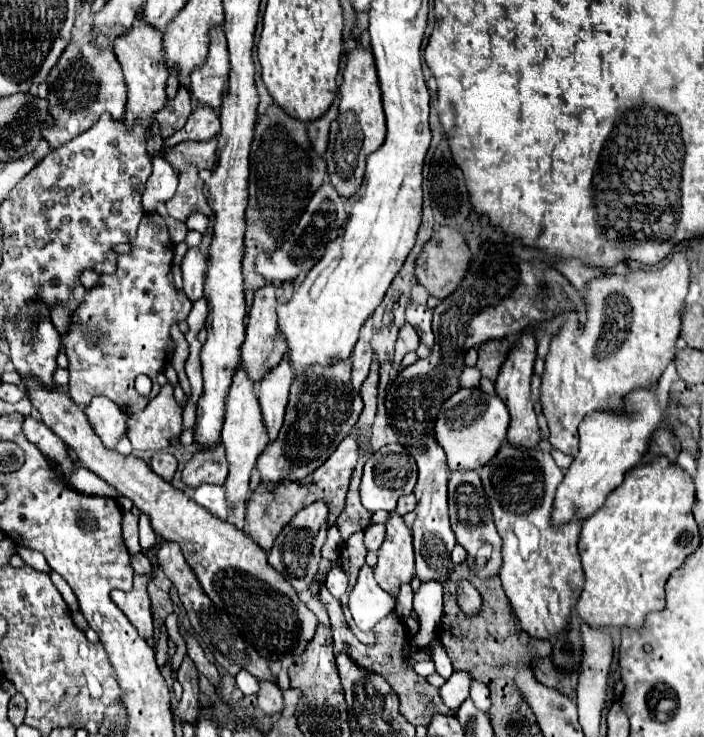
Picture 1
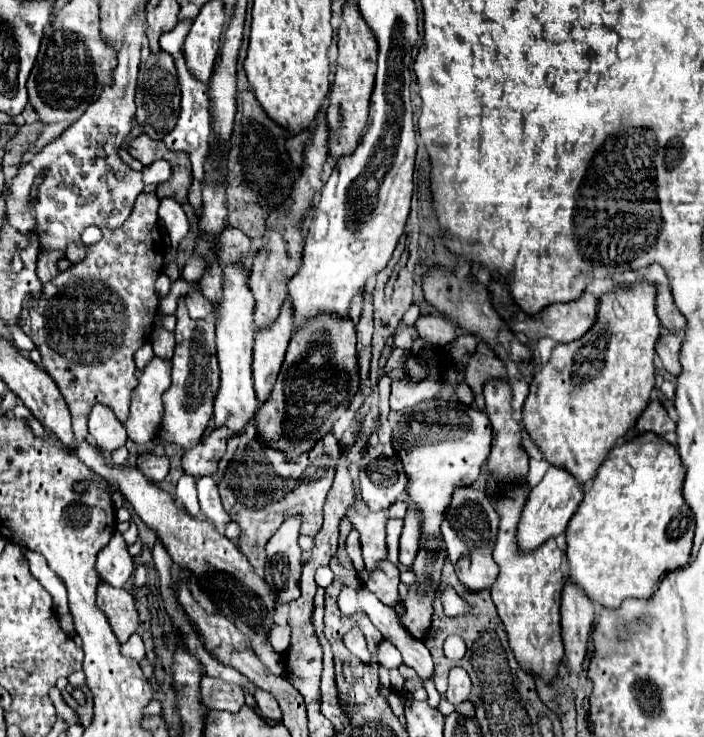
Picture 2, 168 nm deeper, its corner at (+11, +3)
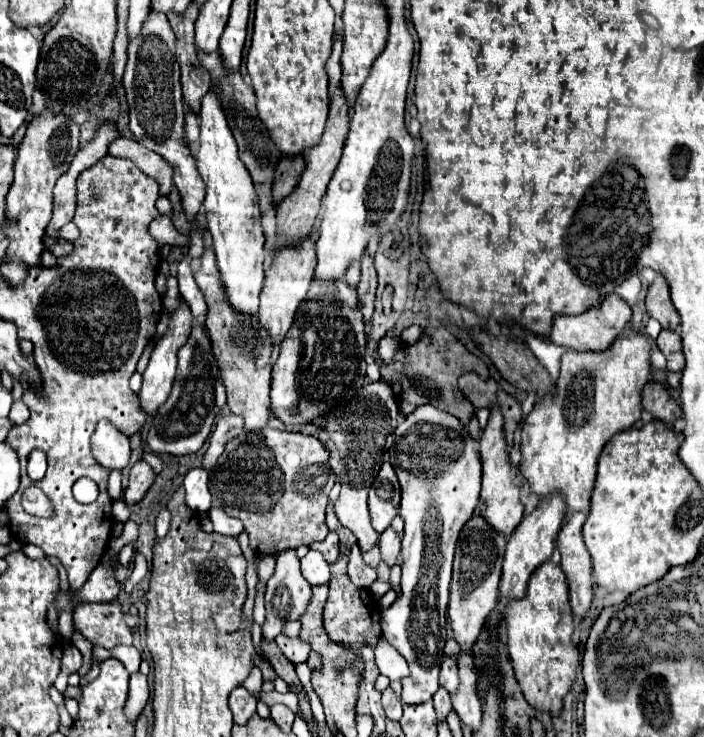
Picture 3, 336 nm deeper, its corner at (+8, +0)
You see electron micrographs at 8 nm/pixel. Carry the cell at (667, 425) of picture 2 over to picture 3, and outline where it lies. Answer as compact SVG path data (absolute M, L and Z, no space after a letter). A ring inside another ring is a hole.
M648 383L642 393L642 407L658 421L672 425L678 417L682 417L680 405L672 399L672 395L658 383Z

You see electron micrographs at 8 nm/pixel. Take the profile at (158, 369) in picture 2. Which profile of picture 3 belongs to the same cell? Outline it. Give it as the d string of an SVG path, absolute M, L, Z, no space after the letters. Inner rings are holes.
M186 303L180 305L180 309L176 309L172 313L172 319L170 319L170 329L166 331L166 335L156 343L152 355L150 355L150 363L144 371L144 381L142 381L142 389L138 393L138 399L140 399L140 409L148 415L148 417L154 417L156 415L156 409L160 409L160 405L168 399L168 393L172 391L172 383L174 383L174 377L176 377L176 353L180 349L180 345L186 343L188 335L190 335L190 327L192 327L192 315L190 315L190 309Z

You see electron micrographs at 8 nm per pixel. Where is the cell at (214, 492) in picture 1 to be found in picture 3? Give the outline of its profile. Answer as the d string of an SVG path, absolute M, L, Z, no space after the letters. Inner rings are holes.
M212 507L212 509L208 511L208 517L212 519L212 523L214 523L214 531L216 531L216 533L236 537L236 535L244 529L244 527L242 527L242 523L240 523L238 519L234 519L234 517L226 515L222 509Z

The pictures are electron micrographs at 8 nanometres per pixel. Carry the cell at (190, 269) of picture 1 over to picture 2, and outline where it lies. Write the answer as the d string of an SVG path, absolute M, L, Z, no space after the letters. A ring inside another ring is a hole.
M179 298L175 314L177 314L177 328L175 328L175 354L173 354L173 384L163 394L165 416L159 424L157 436L163 442L171 442L187 450L197 446L213 416L213 400L219 390L219 366L215 352L215 326L191 320L183 298Z

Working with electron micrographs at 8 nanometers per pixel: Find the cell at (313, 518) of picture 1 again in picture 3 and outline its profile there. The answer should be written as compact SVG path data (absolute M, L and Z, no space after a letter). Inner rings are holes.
M292 549L280 551L276 555L276 571L268 579L268 585L266 585L266 623L262 627L264 639L274 641L280 635L280 631L284 627L284 621L298 619L304 613L310 597L312 597L310 583L300 573L300 561L296 557L296 551L292 551Z

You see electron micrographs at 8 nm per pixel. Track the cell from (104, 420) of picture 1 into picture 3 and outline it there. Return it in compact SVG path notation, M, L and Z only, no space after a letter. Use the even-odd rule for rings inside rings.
M100 419L92 435L92 453L108 469L124 469L130 461L130 443L110 421Z

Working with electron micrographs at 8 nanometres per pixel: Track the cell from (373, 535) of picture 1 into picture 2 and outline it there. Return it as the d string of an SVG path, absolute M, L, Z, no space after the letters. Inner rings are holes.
M351 530L351 532L349 532L349 536L347 536L347 542L345 542L345 552L347 552L347 556L351 558L351 562L353 562L353 566L355 566L355 570L357 570L357 572L365 570L365 564L363 564L363 558L361 558L359 534L357 534L355 530Z

